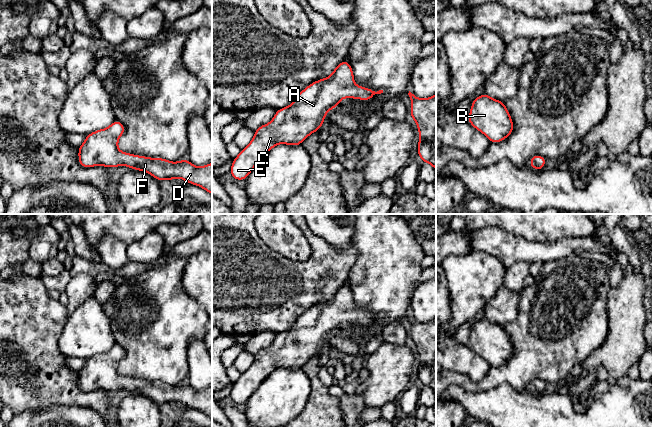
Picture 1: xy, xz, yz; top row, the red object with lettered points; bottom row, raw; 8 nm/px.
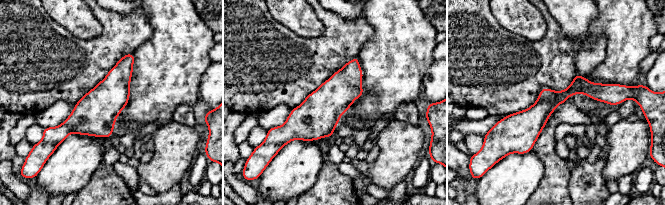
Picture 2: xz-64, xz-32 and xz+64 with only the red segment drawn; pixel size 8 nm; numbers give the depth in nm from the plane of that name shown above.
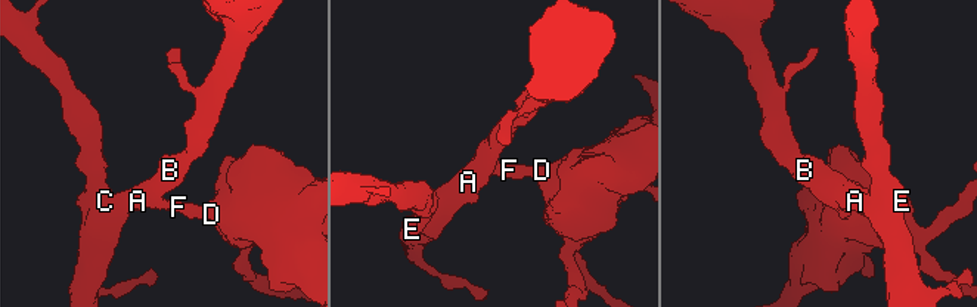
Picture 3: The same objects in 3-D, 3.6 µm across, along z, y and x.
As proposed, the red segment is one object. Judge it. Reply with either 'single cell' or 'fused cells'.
single cell

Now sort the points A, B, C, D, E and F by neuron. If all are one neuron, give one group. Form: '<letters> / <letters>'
A B C D E F

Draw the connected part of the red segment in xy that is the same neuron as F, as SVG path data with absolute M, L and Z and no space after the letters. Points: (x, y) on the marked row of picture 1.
M118 120L107 128L86 135L85 141L78 147L78 162L84 168L105 166L113 168L128 166L144 171L158 181L181 178L197 185L212 195L212 162L201 167L194 166L186 158L178 162L155 157L138 156L121 152L118 139L125 132L125 126Z

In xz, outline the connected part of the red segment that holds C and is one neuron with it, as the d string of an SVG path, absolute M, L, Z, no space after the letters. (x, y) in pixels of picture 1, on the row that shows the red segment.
M344 59L328 78L322 78L308 85L298 93L291 105L278 109L270 123L257 128L251 142L244 149L241 149L239 155L233 159L229 172L234 180L246 180L250 172L274 146L278 144L297 146L302 144L313 132L319 131L325 121L325 115L331 109L338 107L343 98L368 101L375 94L381 93L383 90L375 92L370 88L355 85L353 70L349 62Z

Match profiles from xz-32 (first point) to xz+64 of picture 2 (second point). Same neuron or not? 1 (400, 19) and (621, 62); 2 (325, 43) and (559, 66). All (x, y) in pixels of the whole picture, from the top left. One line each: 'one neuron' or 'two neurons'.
1: one neuron
2: one neuron

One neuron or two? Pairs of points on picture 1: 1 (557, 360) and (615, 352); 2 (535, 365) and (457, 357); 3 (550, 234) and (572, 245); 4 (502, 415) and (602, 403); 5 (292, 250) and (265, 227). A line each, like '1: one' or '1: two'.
1: two
2: two
3: two
4: one
5: one

